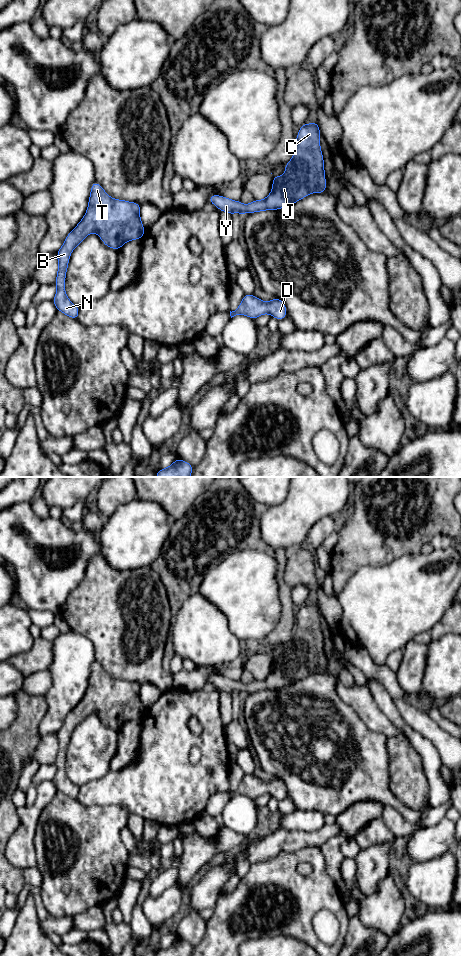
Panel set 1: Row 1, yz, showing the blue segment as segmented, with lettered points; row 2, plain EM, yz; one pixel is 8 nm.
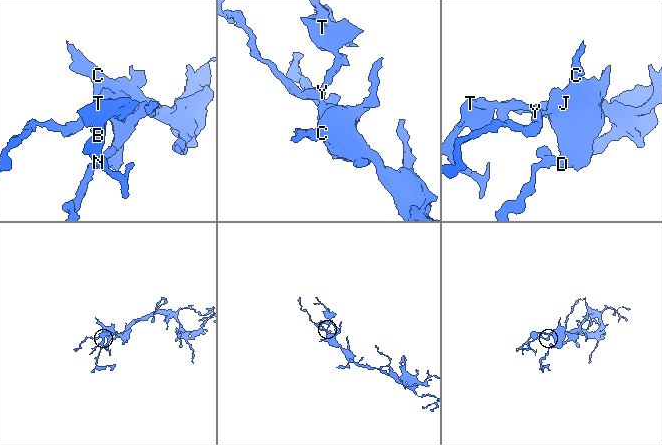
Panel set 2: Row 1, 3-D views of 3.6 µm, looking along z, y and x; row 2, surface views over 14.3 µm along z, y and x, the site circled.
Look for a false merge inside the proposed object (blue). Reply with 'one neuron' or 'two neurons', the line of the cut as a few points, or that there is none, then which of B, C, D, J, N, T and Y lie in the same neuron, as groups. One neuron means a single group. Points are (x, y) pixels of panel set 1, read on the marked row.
one neuron; no cut; B C D J N T Y

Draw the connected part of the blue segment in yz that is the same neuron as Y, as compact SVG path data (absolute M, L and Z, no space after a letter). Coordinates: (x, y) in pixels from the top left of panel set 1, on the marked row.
M318 122L299 127L292 159L284 165L285 174L273 176L271 193L263 200L253 200L248 205L221 195L211 195L208 202L230 215L279 210L290 206L311 193L325 193L324 159L320 146Z

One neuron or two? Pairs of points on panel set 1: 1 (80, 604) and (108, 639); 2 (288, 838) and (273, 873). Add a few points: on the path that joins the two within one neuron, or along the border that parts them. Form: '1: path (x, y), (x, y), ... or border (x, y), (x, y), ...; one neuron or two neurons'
1: path (89, 613), (106, 630); one neuron
2: border (305, 847), (290, 852), (281, 852), (260, 861); two neurons

